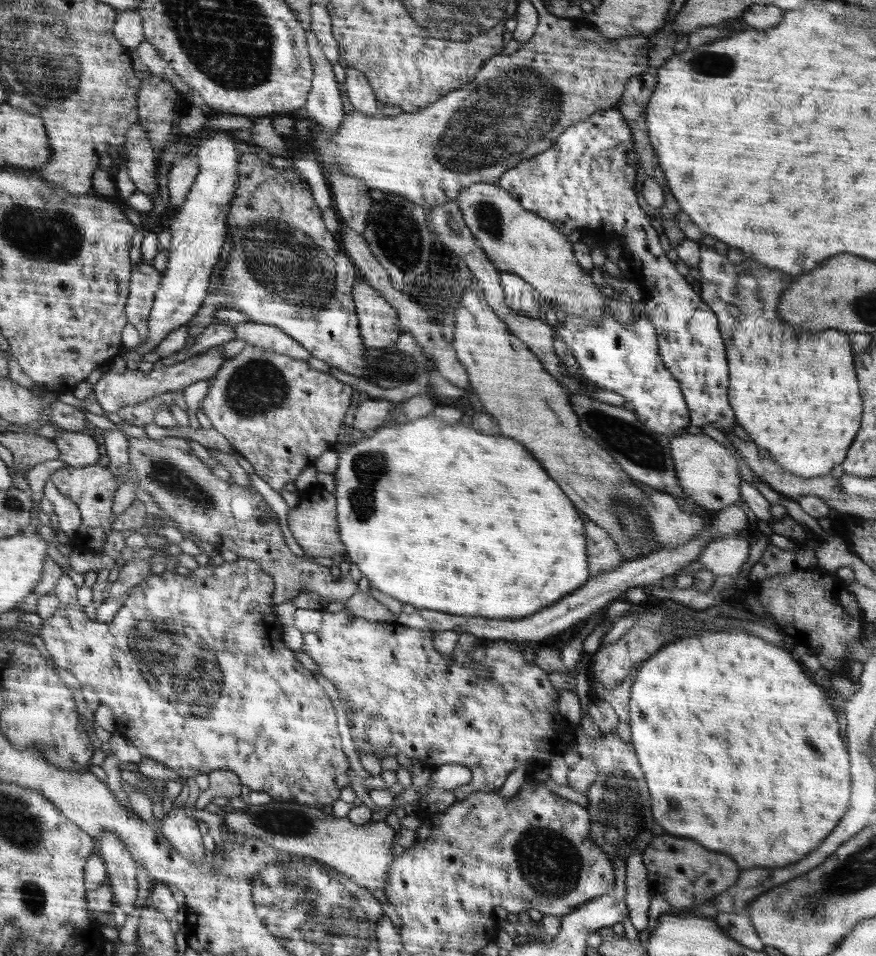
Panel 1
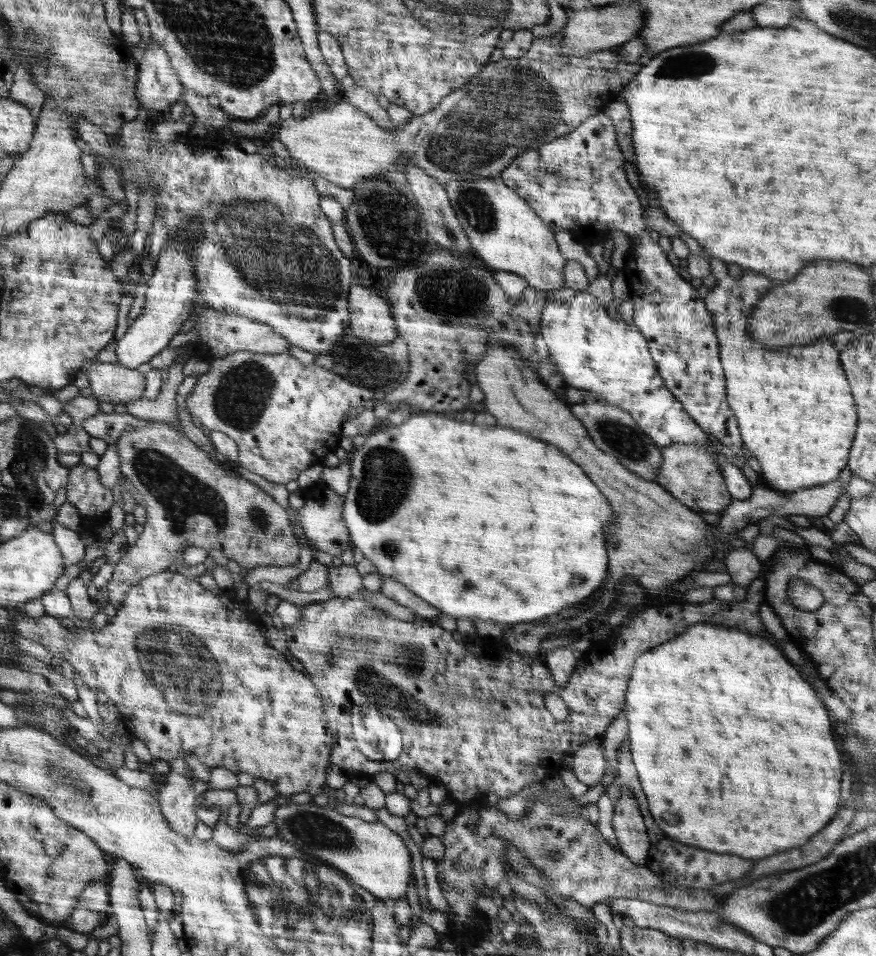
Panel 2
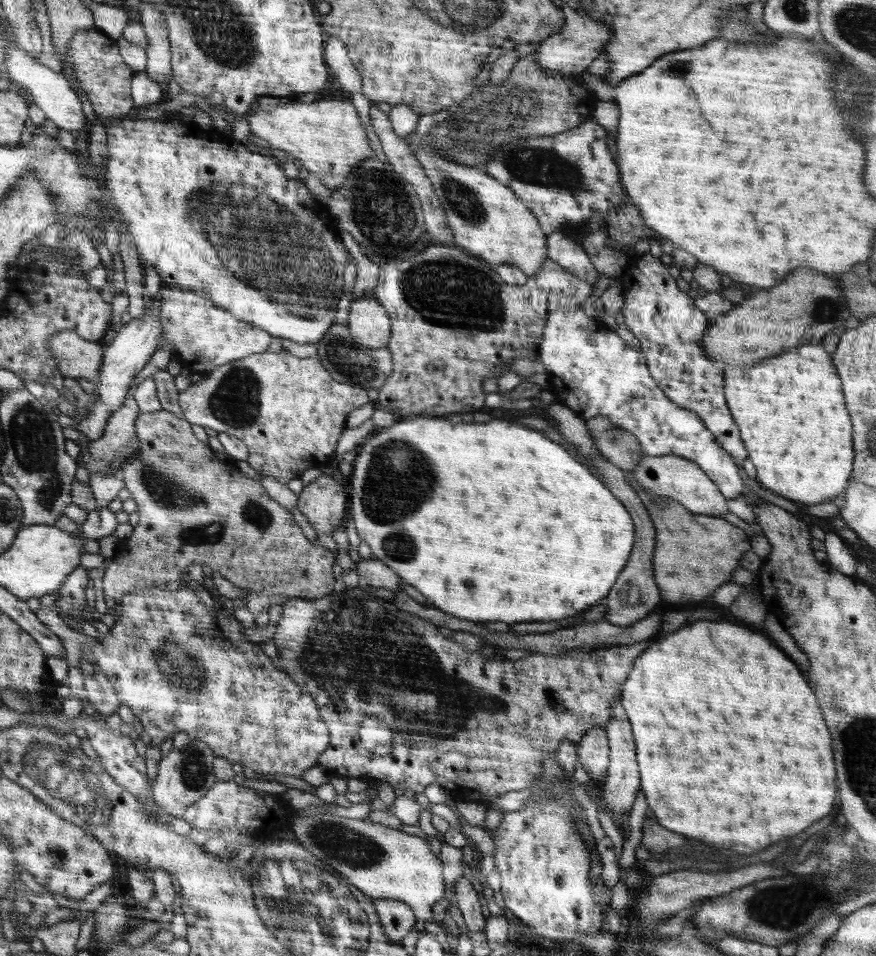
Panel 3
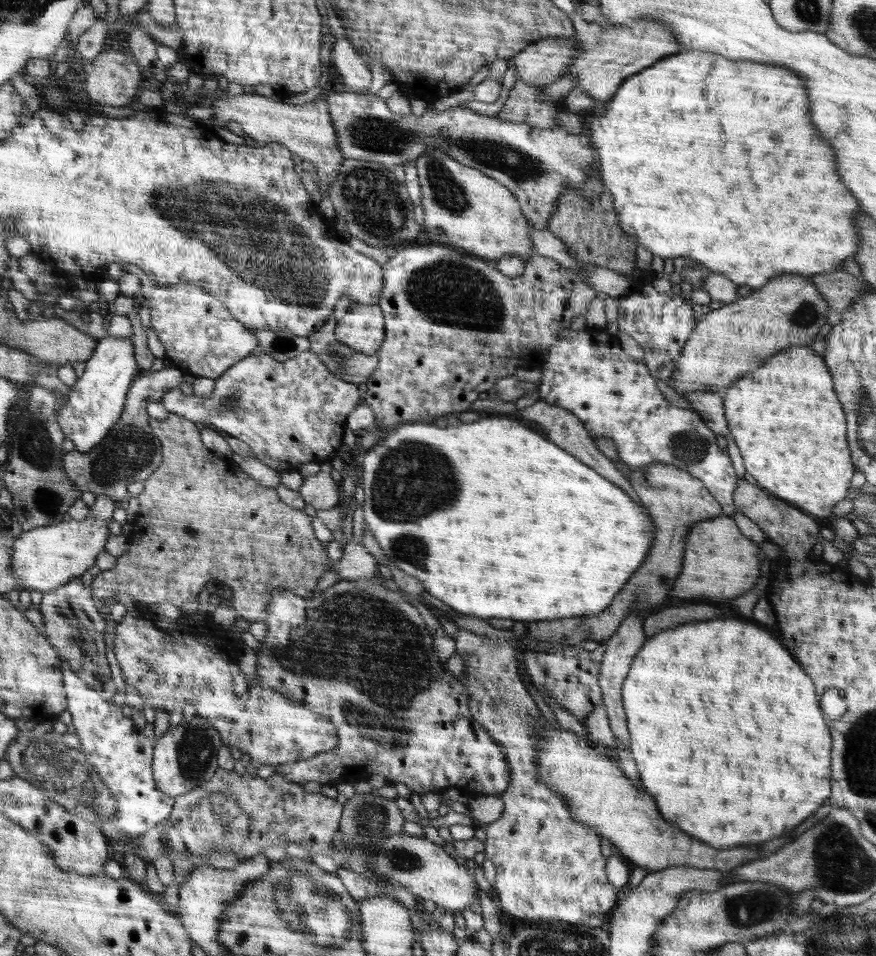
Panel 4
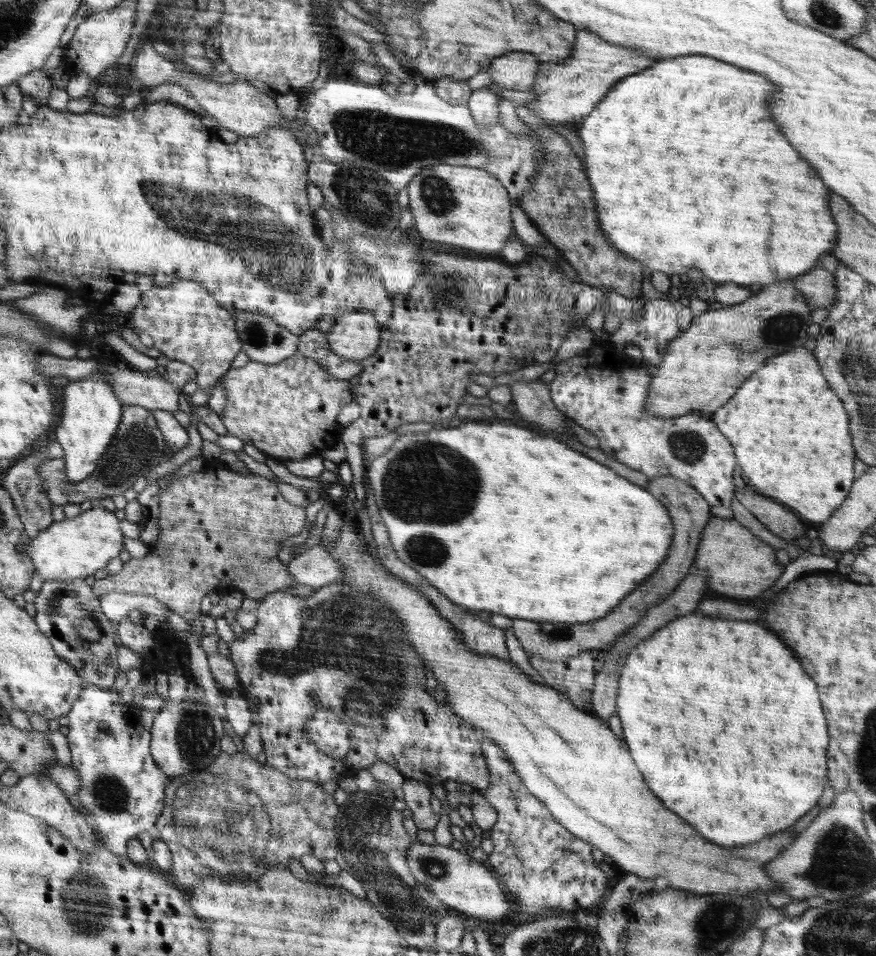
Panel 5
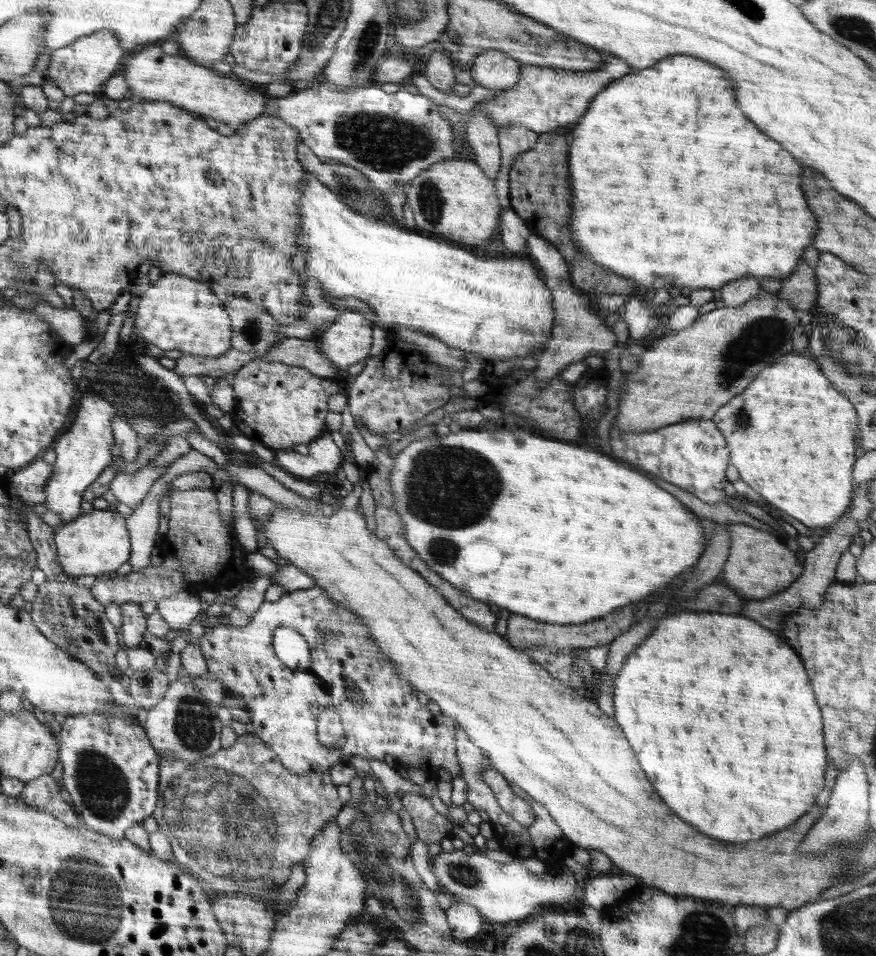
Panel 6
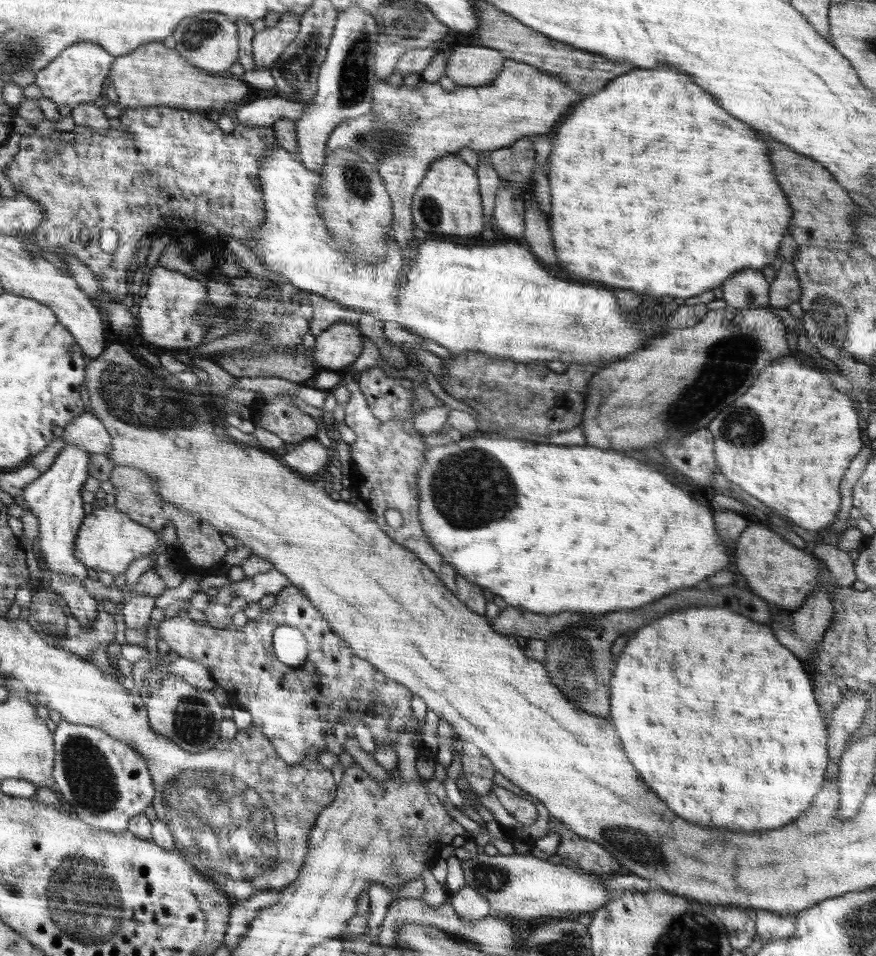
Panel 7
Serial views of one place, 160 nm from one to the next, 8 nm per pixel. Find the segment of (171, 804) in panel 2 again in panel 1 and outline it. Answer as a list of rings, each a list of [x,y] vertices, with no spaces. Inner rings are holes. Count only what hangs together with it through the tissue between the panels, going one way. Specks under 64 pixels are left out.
[[[186,807],[172,810],[161,821],[161,832],[164,833],[181,856],[201,862],[207,854],[204,836],[198,830],[197,820],[185,814]]]

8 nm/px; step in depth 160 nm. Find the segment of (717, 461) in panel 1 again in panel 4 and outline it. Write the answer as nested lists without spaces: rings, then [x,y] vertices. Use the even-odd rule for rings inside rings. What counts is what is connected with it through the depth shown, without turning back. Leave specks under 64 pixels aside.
[[[650,464],[649,467],[631,470],[630,483],[640,496],[641,504],[648,510],[655,526],[654,544],[650,547],[642,566],[604,611],[597,615],[528,624],[528,636],[531,639],[548,641],[554,646],[554,651],[572,650],[576,646],[594,646],[610,638],[632,611],[655,611],[655,607],[668,598],[670,589],[682,572],[685,536],[689,528],[697,522],[723,515],[721,505],[714,500],[702,481],[670,464]]]

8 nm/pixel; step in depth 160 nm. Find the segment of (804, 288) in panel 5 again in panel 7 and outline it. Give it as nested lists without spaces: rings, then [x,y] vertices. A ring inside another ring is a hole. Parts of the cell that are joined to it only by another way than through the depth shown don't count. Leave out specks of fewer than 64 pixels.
[[[792,262],[778,264],[776,271],[769,286],[769,305],[786,309],[793,302],[799,302],[802,285]]]

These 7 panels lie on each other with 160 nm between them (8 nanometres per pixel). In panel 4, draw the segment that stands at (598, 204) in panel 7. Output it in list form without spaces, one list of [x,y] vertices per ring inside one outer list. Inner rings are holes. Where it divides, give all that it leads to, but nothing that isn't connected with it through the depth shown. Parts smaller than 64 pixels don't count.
[[[686,50],[676,56],[668,56],[666,60],[659,60],[656,64],[641,70],[640,76],[636,73],[625,79],[624,83],[618,87],[614,98],[604,106],[606,112],[604,114],[594,113],[594,117],[598,118],[585,124],[585,128],[591,145],[597,152],[596,158],[599,164],[599,174],[602,176],[601,181],[608,186],[606,190],[610,190],[614,196],[616,214],[618,214],[617,217],[623,230],[630,232],[630,236],[634,236],[638,244],[646,246],[652,254],[658,254],[663,260],[676,258],[676,256],[688,256],[692,260],[706,264],[706,268],[710,268],[712,272],[724,274],[728,280],[736,278],[734,284],[738,286],[748,284],[753,290],[757,290],[764,286],[772,276],[780,276],[784,272],[804,274],[804,277],[810,278],[814,274],[842,270],[843,261],[854,258],[859,249],[859,238],[854,226],[854,220],[860,212],[858,202],[850,194],[850,190],[846,190],[840,176],[836,174],[836,156],[830,144],[826,144],[814,132],[814,126],[810,124],[810,116],[808,116],[808,104],[810,102],[806,96],[806,88],[800,76],[796,76],[788,68],[758,64],[750,60],[732,62],[732,60],[726,60],[724,56],[718,56],[716,52]]]

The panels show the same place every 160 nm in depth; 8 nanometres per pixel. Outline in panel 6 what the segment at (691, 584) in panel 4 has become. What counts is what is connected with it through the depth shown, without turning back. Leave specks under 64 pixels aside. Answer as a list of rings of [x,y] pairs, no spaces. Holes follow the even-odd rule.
[[[744,523],[727,524],[725,529],[730,537],[730,548],[722,574],[726,584],[742,592],[748,600],[768,599],[802,576],[804,565],[797,559],[797,553],[786,547],[784,540]]]

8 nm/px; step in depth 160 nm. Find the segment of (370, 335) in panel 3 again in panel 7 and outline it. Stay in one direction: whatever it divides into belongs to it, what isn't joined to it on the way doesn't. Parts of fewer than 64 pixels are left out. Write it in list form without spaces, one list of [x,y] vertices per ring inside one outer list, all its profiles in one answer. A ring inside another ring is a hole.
[[[342,319],[336,321],[315,336],[310,356],[322,369],[343,372],[344,366],[352,364],[361,355],[362,336],[358,331],[353,324]]]

